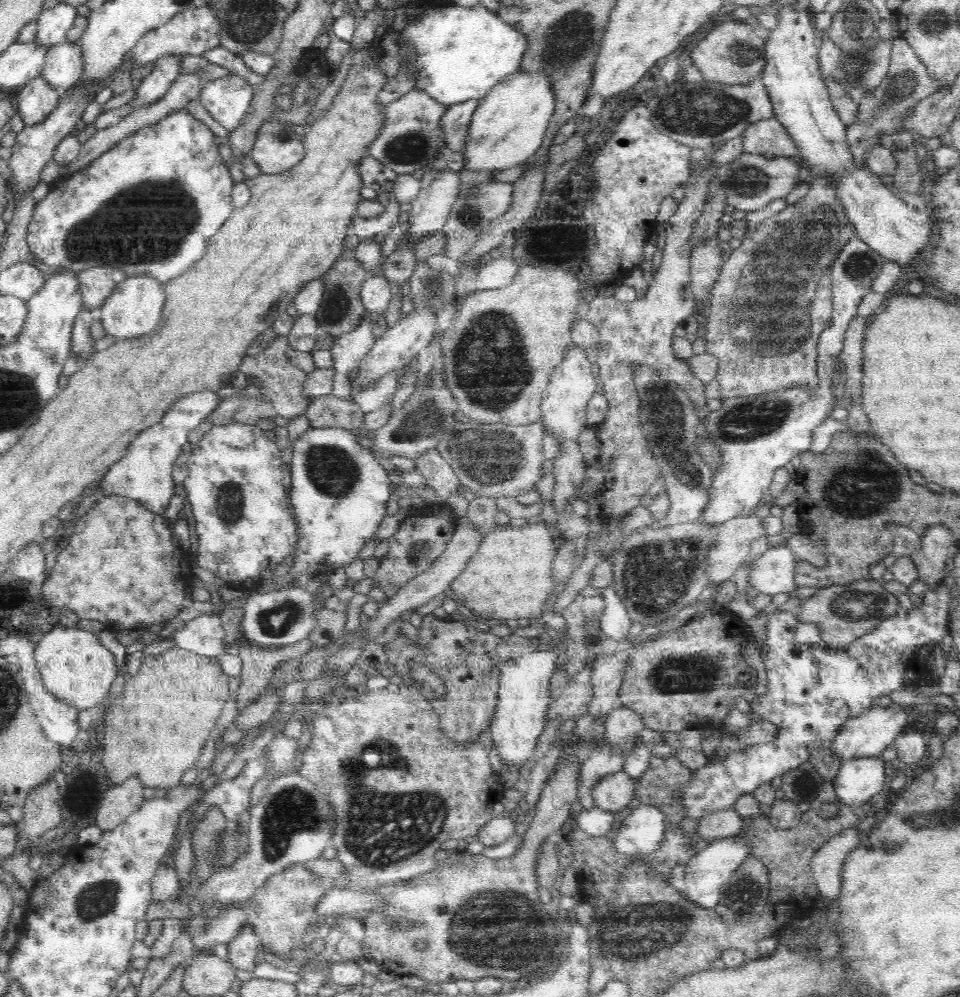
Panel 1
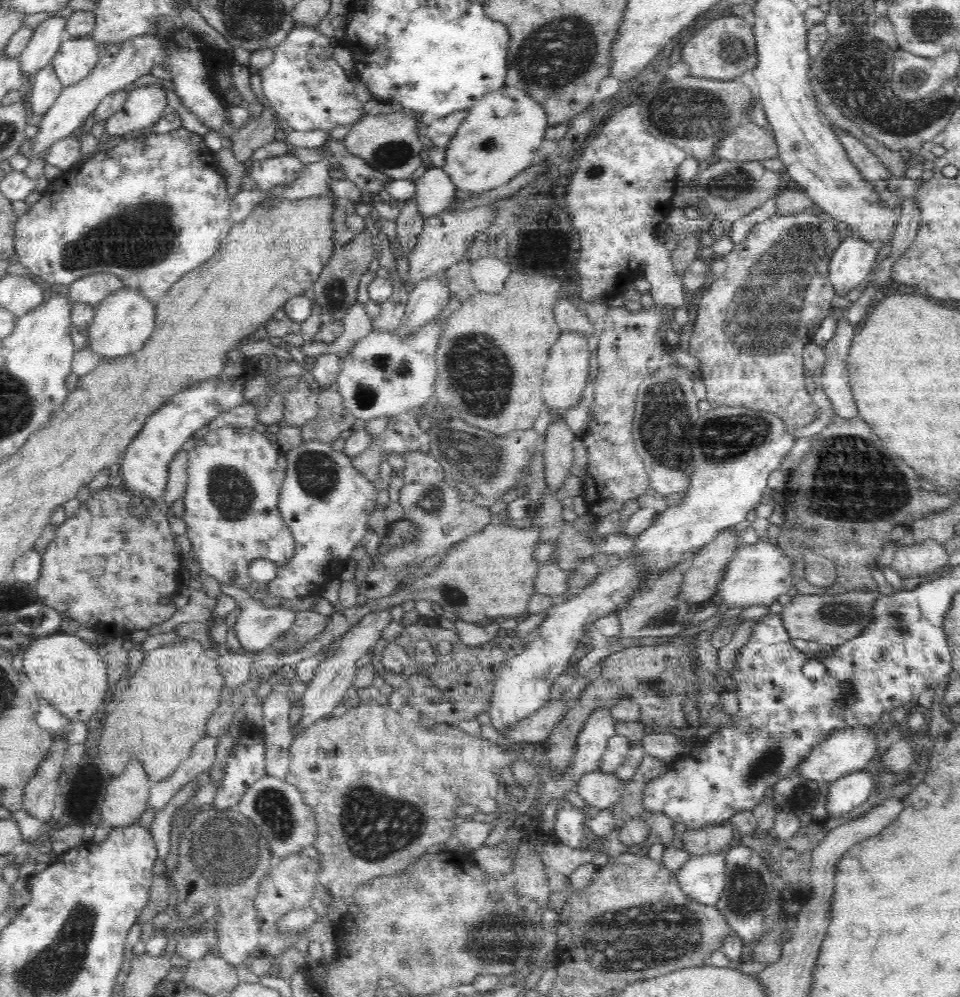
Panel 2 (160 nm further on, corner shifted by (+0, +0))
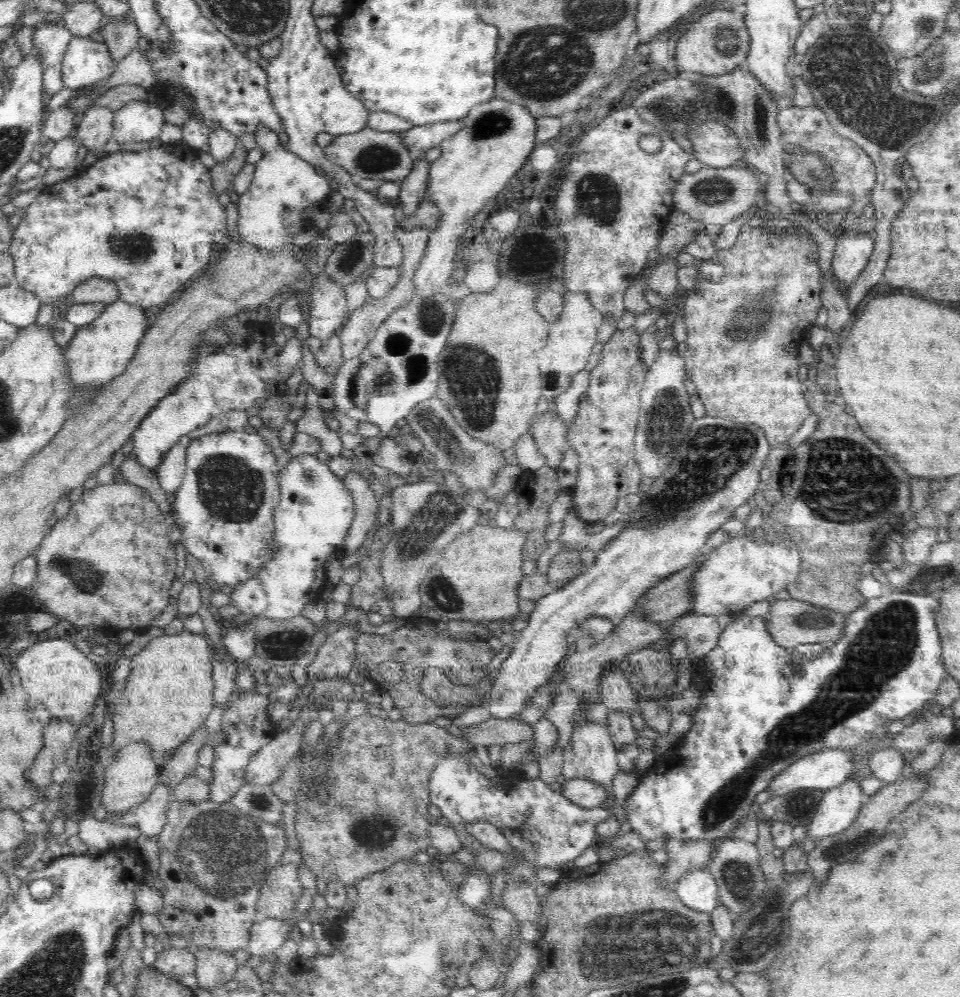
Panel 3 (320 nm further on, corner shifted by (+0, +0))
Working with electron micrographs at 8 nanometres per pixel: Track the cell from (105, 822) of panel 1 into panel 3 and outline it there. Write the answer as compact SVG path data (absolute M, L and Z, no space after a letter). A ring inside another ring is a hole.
M136 742L119 750L116 760L104 769L103 805L108 814L120 816L148 800L159 782L160 769L152 757L152 750L144 742Z

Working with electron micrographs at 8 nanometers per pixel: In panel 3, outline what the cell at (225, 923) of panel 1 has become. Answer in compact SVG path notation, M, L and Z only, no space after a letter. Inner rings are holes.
M168 945L156 957L153 967L160 974L171 978L180 978L182 976L192 976L195 972L197 962L195 955L187 948L175 948Z

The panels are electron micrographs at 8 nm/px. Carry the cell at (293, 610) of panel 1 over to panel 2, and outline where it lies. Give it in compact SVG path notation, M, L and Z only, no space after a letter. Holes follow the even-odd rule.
M229 584L218 585L217 589L221 590L223 598L230 600L233 605L239 606L240 611L237 621L234 626L236 636L241 644L241 647L246 652L257 652L266 649L274 642L280 635L287 632L293 627L295 621L296 611L292 609L284 609L284 607L266 607L262 605L262 601L250 597L247 589L238 588L237 586L230 586Z

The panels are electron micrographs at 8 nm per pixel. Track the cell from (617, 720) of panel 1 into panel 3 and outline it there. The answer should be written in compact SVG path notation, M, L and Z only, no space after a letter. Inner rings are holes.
M618 667L601 675L599 691L601 701L610 711L628 711L631 714L638 706L628 679L622 671L618 671Z

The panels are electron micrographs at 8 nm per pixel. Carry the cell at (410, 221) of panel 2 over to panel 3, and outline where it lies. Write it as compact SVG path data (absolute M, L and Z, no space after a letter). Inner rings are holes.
M415 158L412 170L399 180L401 191L398 199L401 200L404 216L411 215L419 204L426 200L427 180L431 162L427 159Z

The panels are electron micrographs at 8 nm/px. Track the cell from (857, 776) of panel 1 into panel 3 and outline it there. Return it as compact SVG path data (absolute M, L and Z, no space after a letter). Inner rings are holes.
M856 777L826 790L822 802L818 804L816 815L808 824L807 836L819 841L846 830L855 822L867 798Z

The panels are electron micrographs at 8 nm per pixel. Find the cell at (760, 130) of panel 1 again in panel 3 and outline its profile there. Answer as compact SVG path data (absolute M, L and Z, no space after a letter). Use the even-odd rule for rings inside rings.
M708 120L692 127L687 134L692 143L694 158L704 166L726 168L740 160L745 150L739 146L736 135L723 124Z

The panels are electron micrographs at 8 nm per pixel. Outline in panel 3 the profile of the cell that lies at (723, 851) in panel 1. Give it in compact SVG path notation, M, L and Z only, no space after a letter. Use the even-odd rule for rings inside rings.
M706 866L692 868L677 884L675 892L684 906L710 913L719 904L718 885Z

